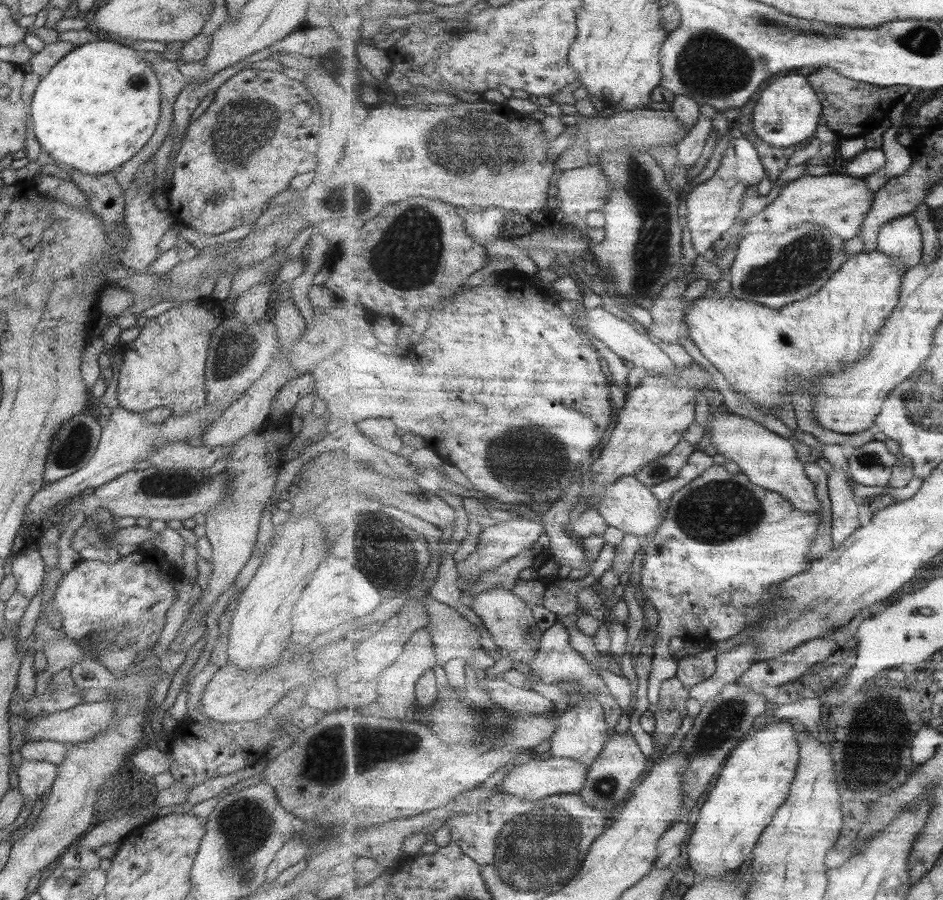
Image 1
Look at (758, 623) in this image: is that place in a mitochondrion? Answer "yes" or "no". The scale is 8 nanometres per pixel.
no

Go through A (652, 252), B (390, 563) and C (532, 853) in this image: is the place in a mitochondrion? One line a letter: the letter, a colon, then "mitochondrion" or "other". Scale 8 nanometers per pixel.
A: mitochondrion
B: mitochondrion
C: mitochondrion

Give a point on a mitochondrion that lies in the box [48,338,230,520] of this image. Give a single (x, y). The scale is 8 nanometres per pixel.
(73, 444)

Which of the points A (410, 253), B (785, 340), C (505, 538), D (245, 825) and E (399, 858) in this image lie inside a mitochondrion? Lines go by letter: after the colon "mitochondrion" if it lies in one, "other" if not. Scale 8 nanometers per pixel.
A: mitochondrion
B: other
C: other
D: mitochondrion
E: other

